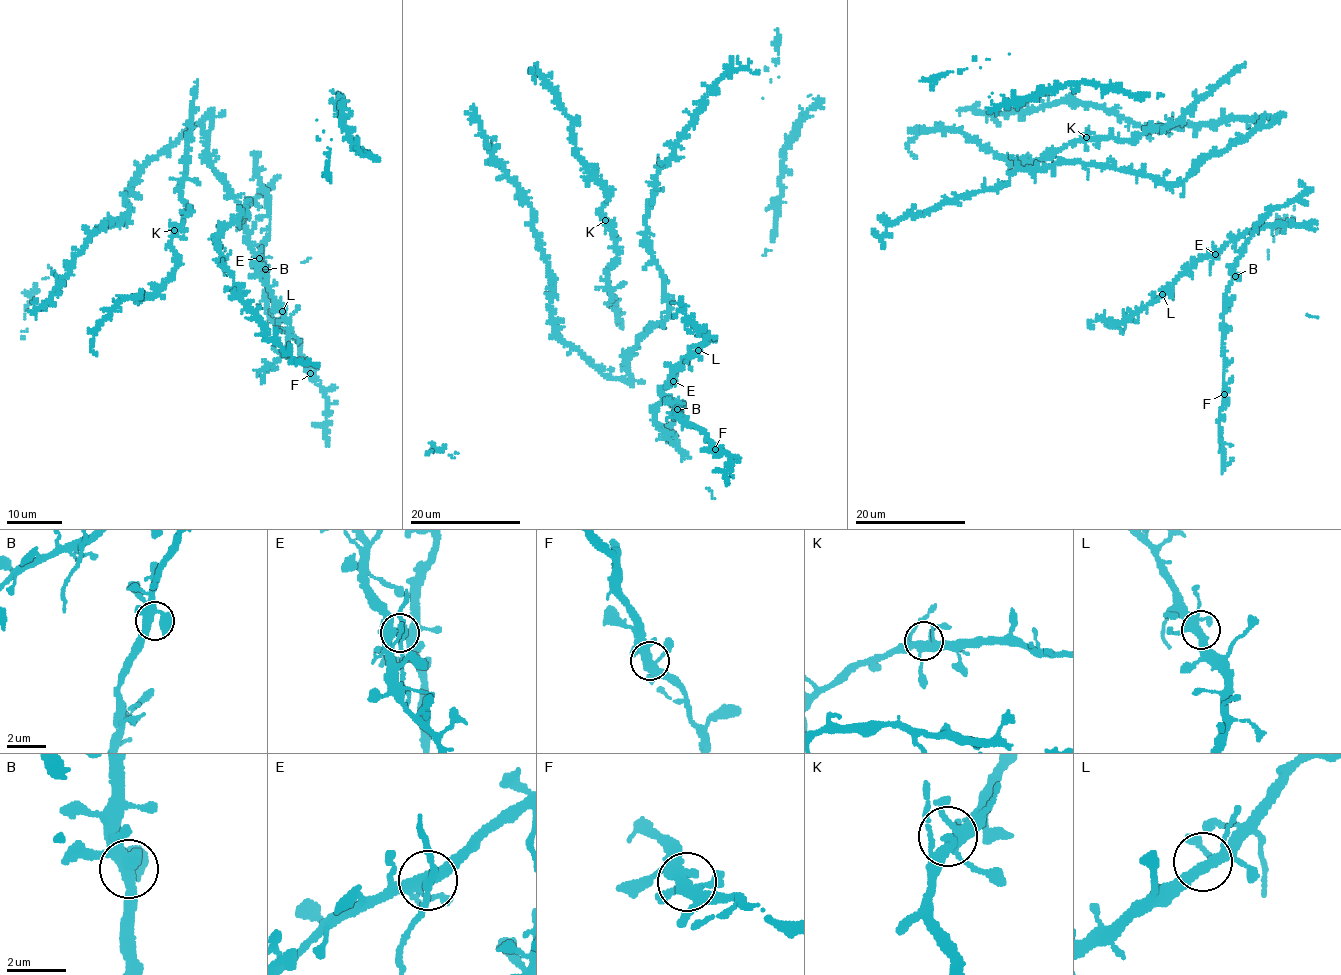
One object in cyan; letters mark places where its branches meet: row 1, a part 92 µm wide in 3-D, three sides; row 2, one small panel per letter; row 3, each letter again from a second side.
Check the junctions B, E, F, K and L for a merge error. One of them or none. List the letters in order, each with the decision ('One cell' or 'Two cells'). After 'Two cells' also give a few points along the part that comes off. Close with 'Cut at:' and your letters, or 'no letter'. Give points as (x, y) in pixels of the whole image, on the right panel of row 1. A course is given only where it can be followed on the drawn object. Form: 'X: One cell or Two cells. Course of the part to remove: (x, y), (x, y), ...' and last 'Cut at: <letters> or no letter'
B: One cell
E: Two cells. Course of the part to remove: (1215, 254), (1209, 274)
F: One cell
K: One cell
L: One cell
Cut at: E

